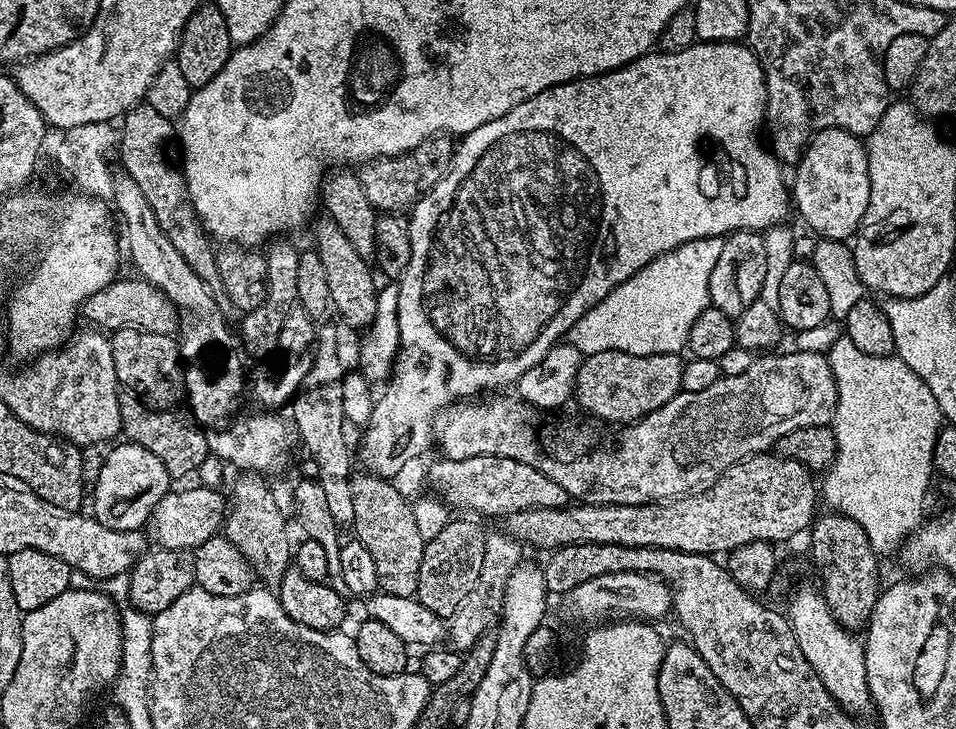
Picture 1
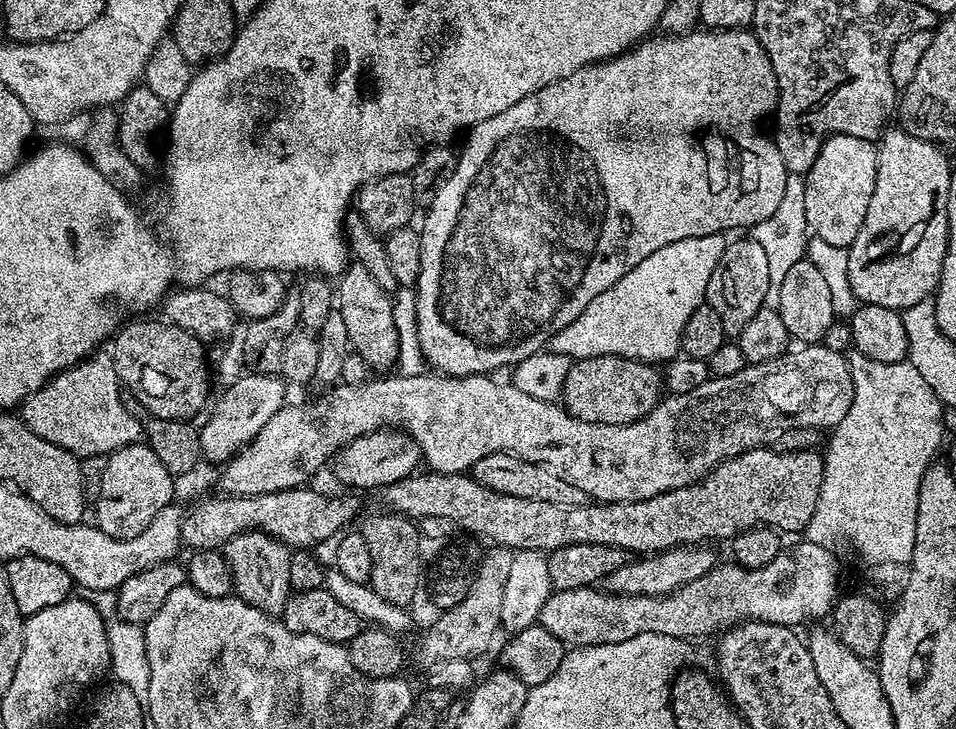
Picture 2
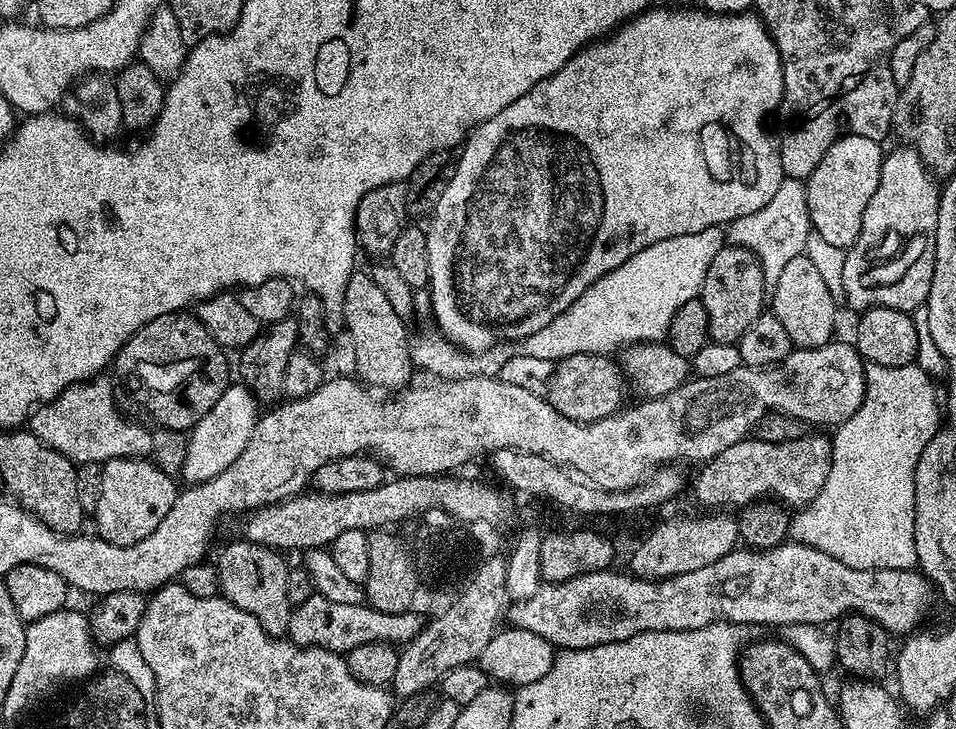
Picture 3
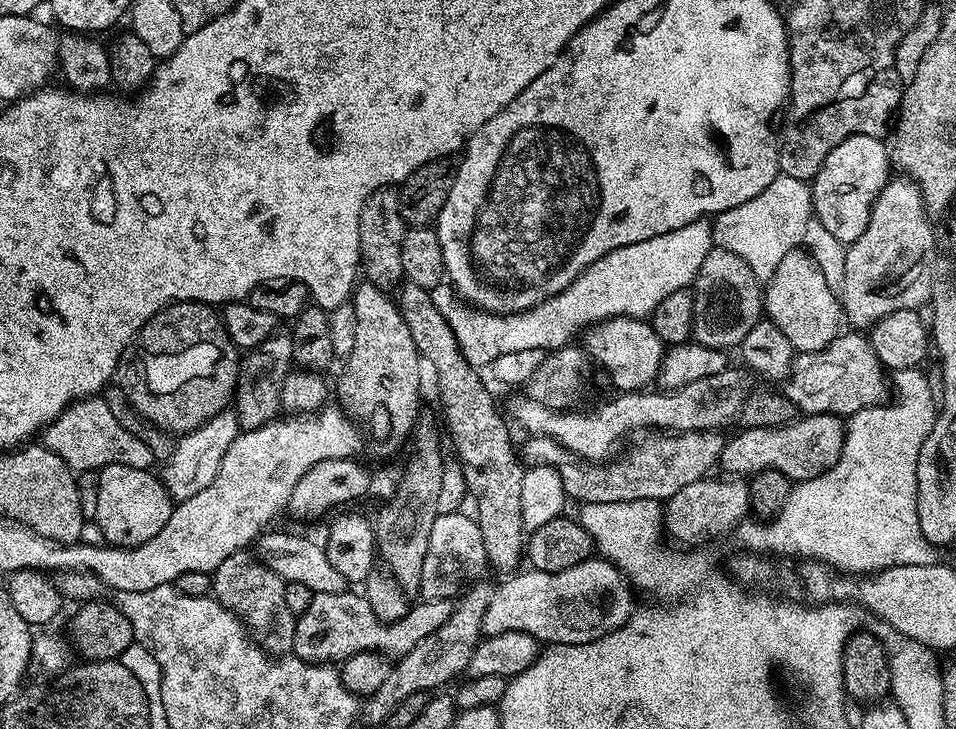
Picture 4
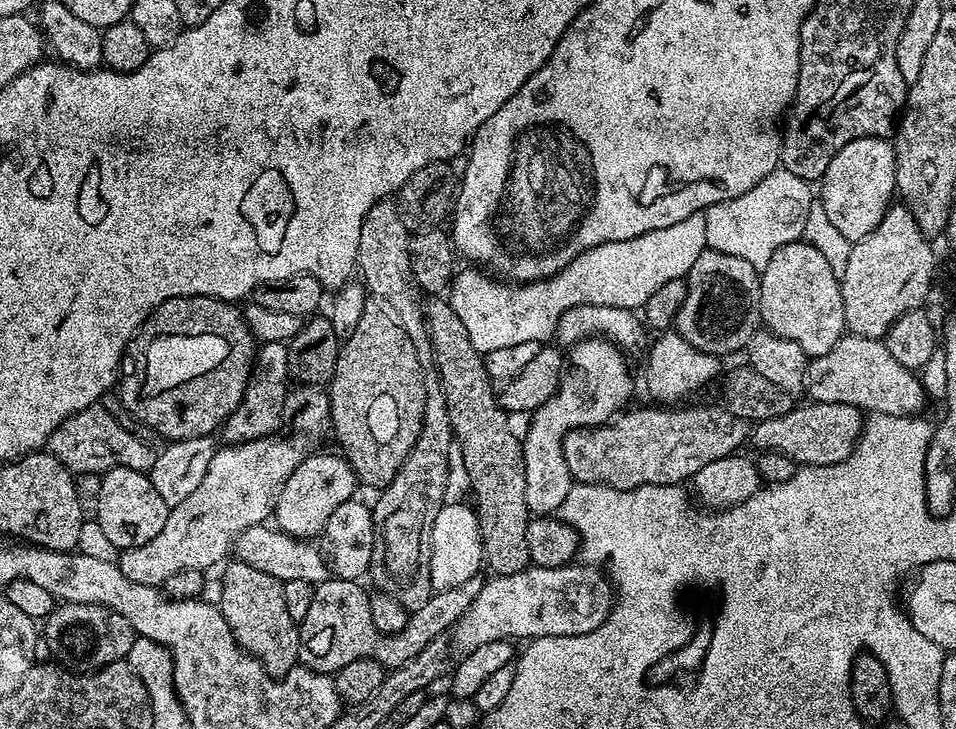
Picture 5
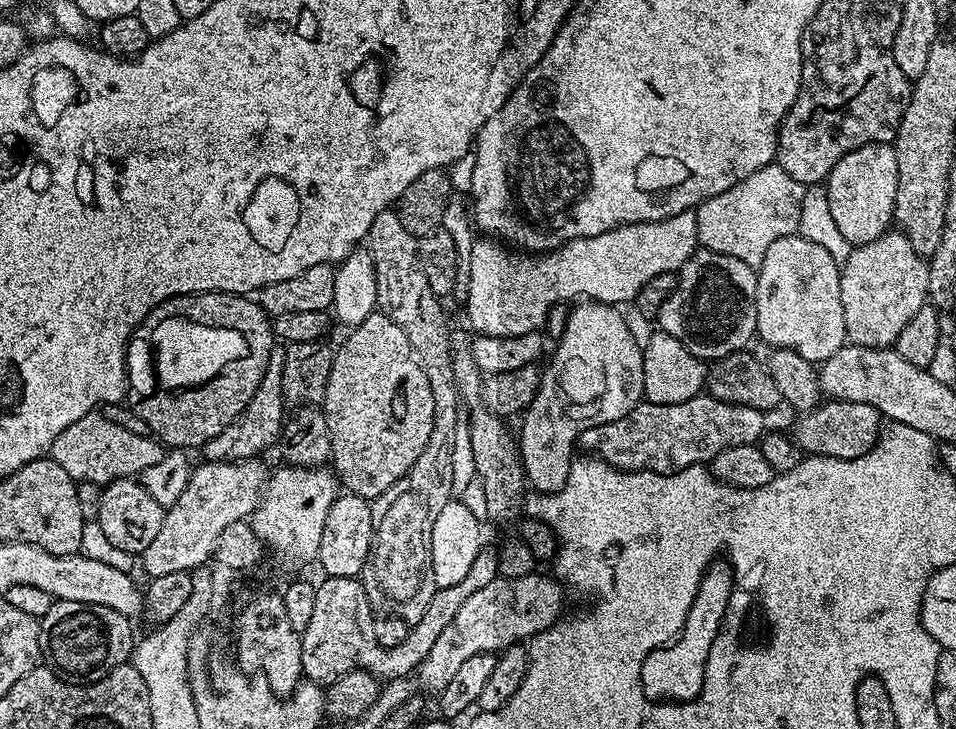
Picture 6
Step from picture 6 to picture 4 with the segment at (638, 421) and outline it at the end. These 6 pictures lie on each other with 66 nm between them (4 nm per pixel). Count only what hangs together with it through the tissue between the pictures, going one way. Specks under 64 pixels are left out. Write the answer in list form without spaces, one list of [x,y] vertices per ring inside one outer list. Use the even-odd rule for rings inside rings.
[[[719,431],[711,432],[678,432],[675,434],[648,434],[641,444],[636,445],[630,452],[608,463],[585,462],[575,455],[569,453],[568,449],[561,448],[554,440],[549,440],[546,436],[538,436],[529,439],[528,452],[541,463],[554,465],[561,476],[565,486],[565,494],[568,498],[580,500],[581,505],[597,504],[598,502],[620,503],[634,502],[635,500],[658,500],[667,502],[671,496],[678,494],[678,490],[683,490],[685,486],[690,486],[690,482],[698,482],[709,475],[708,472],[713,467],[717,467],[720,455],[726,443],[725,437]]]

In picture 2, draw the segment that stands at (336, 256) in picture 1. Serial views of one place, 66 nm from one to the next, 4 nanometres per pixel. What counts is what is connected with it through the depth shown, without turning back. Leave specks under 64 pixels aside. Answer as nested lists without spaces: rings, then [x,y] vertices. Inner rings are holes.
[[[352,262],[340,273],[334,288],[334,300],[341,312],[349,335],[349,342],[360,357],[368,363],[369,369],[388,368],[397,363],[402,352],[400,328],[395,322],[393,297],[384,291],[373,276],[366,271],[366,266]]]

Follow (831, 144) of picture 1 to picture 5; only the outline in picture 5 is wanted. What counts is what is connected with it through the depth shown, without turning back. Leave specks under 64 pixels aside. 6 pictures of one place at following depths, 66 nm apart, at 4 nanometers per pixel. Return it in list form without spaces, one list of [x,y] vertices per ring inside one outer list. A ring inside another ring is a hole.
[[[863,136],[842,146],[818,181],[822,210],[826,210],[830,223],[853,242],[866,238],[882,222],[896,195],[896,150],[893,141],[883,136]]]

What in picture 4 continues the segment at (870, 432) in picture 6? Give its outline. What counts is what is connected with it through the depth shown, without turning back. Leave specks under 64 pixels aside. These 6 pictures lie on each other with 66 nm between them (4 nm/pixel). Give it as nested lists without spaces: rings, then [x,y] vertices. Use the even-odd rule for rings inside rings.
[[[804,414],[780,428],[744,428],[733,440],[729,439],[718,461],[725,473],[751,478],[757,472],[776,468],[793,482],[818,478],[834,467],[842,454],[845,421],[830,414]]]

